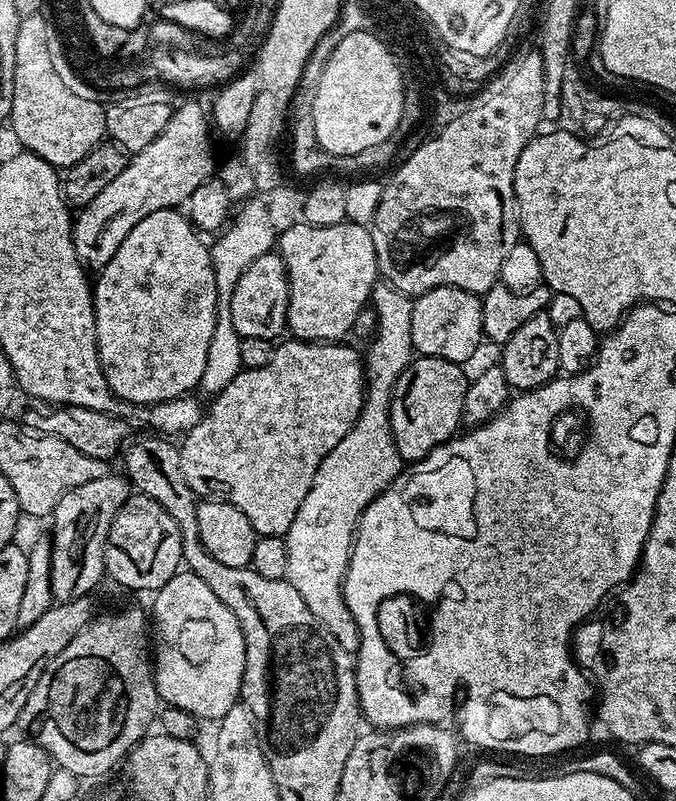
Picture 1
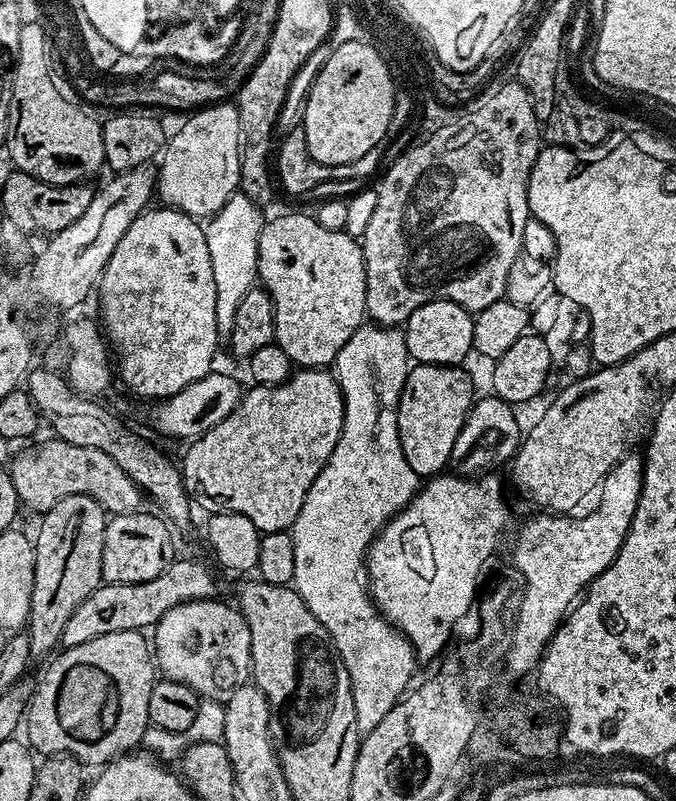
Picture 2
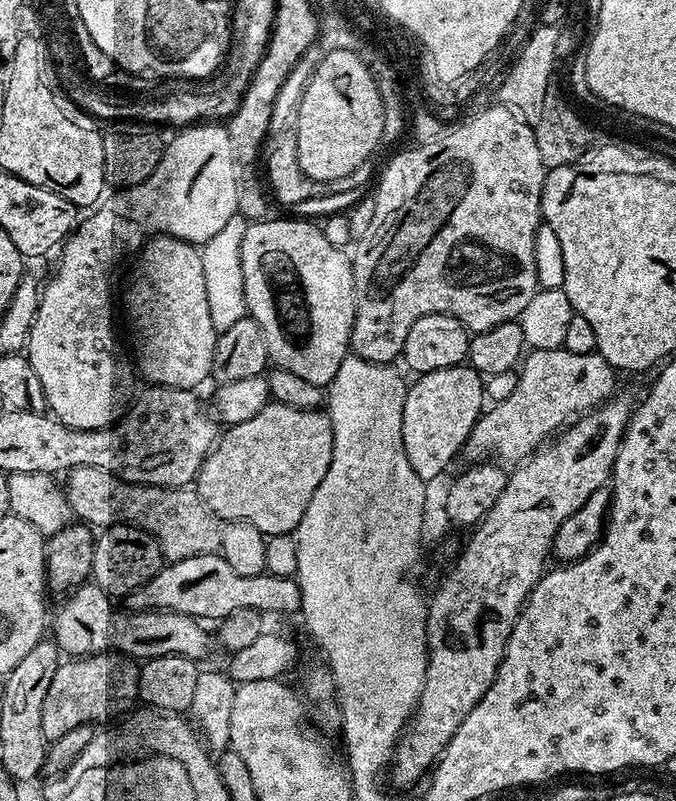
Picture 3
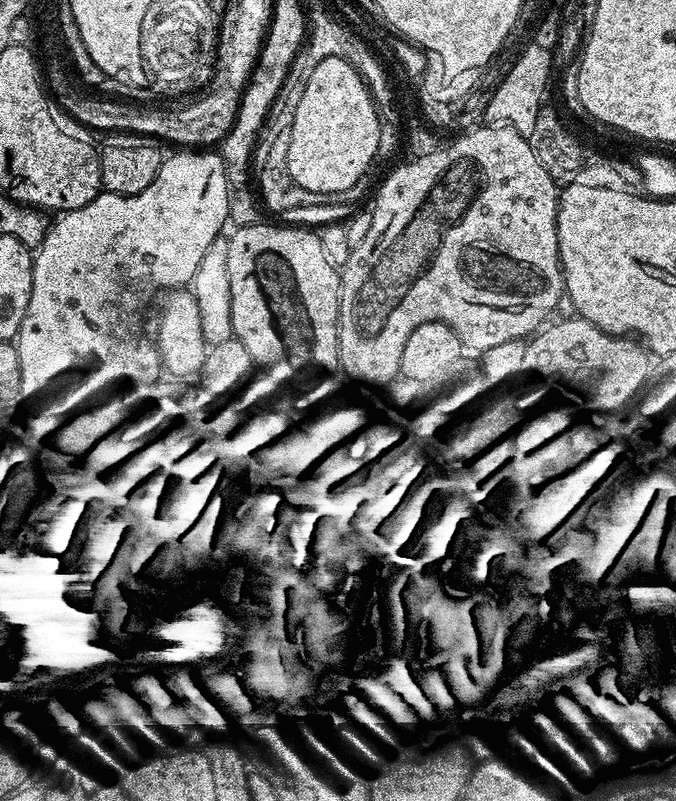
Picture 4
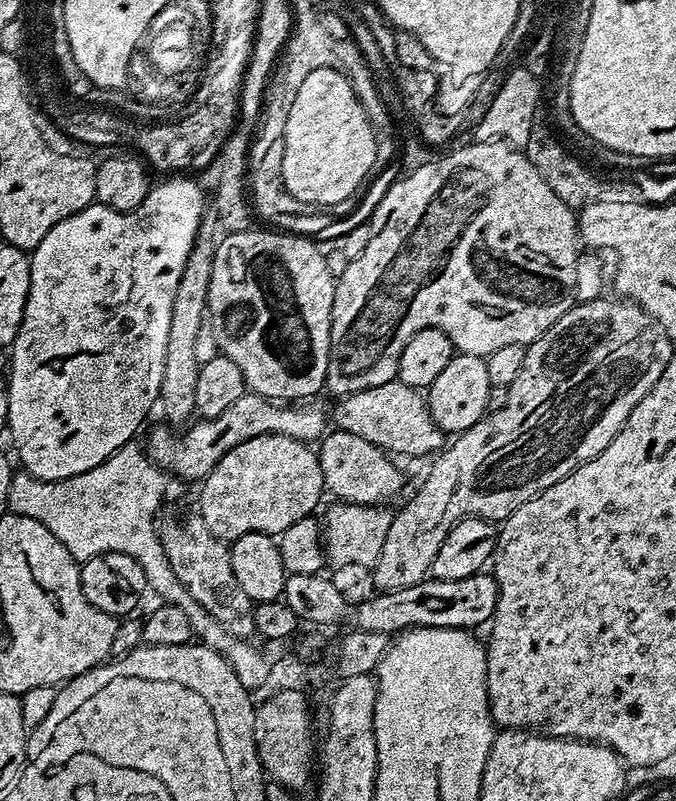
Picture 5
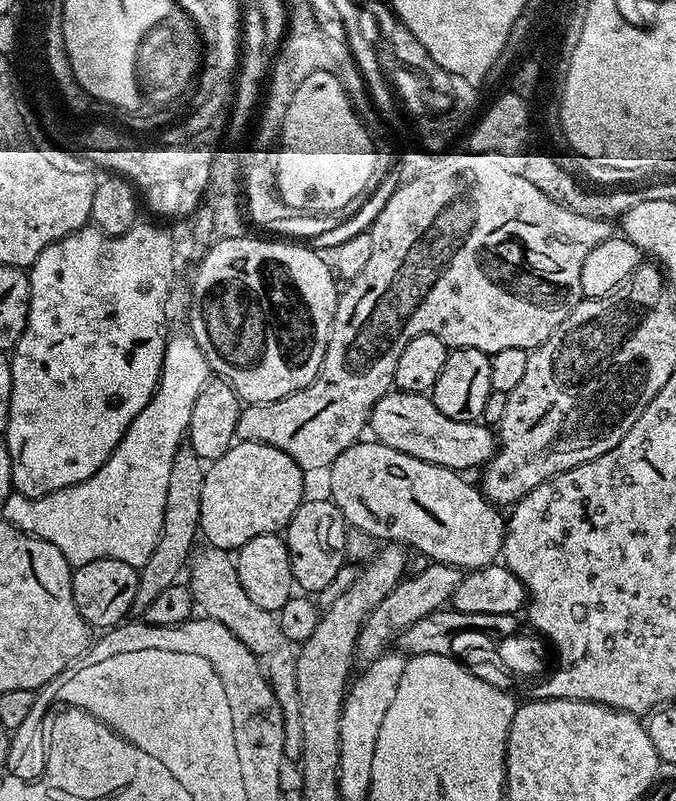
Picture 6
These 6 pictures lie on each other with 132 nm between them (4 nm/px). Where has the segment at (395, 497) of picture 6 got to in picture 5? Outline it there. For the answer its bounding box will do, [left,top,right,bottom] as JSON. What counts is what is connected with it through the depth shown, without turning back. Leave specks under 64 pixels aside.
[318,431,404,506]

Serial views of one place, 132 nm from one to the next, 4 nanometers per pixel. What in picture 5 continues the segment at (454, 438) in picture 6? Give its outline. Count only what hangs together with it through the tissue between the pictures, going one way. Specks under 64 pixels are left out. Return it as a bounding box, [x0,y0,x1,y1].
[330,378,445,457]

